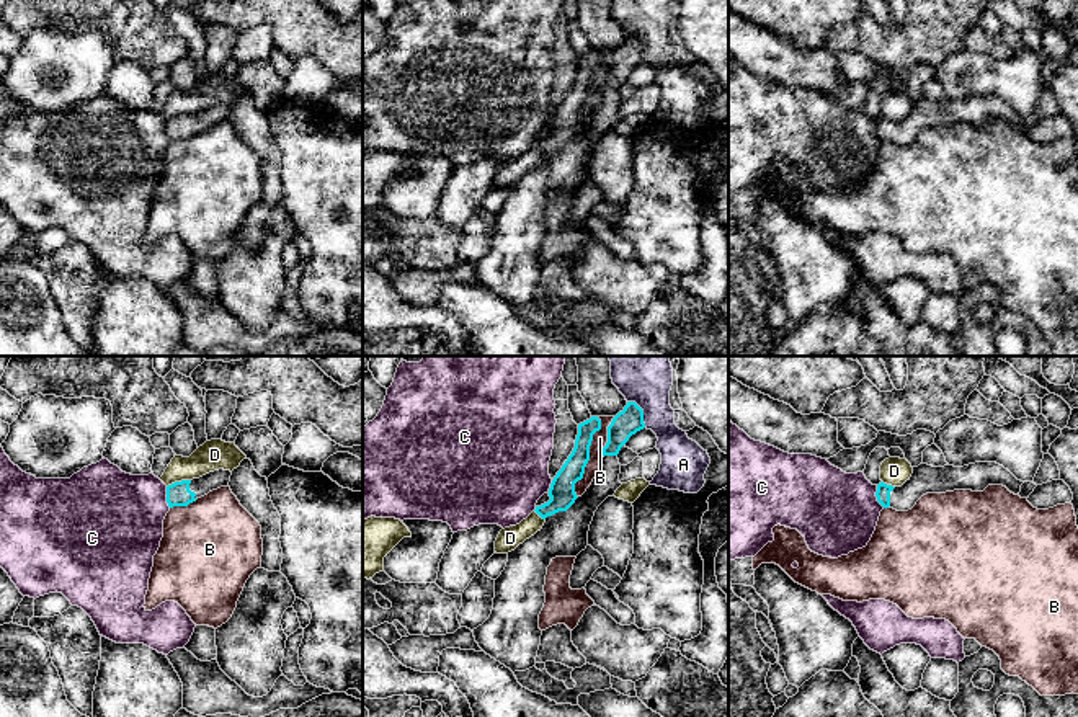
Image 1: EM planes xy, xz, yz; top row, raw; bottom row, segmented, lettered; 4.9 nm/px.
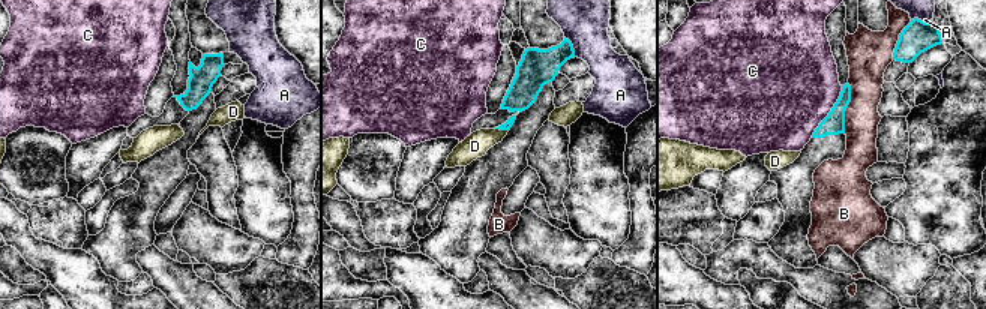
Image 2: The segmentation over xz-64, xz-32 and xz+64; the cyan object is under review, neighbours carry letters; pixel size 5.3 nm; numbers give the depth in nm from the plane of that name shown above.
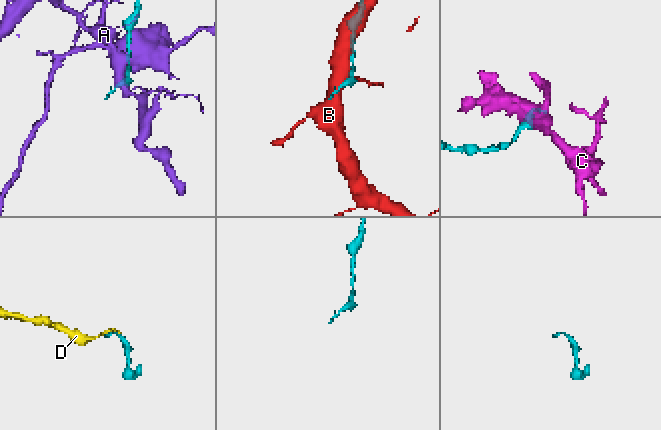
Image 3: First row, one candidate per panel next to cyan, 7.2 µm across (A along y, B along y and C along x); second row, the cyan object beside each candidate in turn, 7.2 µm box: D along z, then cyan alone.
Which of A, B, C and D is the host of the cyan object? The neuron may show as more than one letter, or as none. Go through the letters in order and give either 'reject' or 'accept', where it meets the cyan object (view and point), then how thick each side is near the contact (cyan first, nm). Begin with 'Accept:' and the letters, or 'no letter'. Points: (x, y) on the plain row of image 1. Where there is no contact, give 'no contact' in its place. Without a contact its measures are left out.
Accept: no letter
A: reject | xz (642, 46) | 130/200 nm
B: reject | xz (588, 92) | 130/80 nm
C: reject | yz (876, 129) | 70/400 nm
D: reject | xy (178, 116) | 120/150 nm

